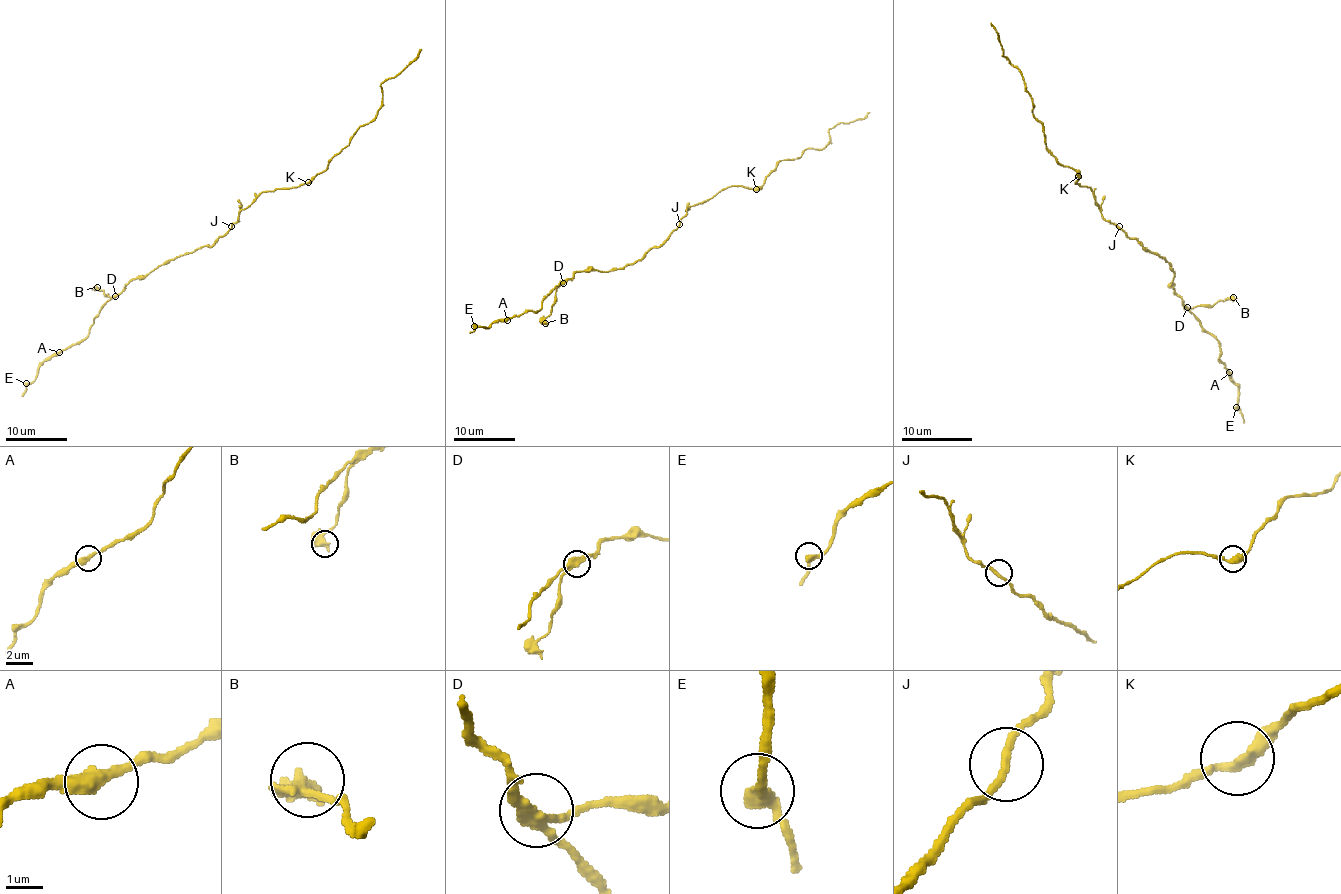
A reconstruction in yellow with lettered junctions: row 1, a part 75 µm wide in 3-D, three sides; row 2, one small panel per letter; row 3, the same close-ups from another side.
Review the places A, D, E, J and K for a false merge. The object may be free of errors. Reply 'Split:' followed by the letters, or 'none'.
Split: D

